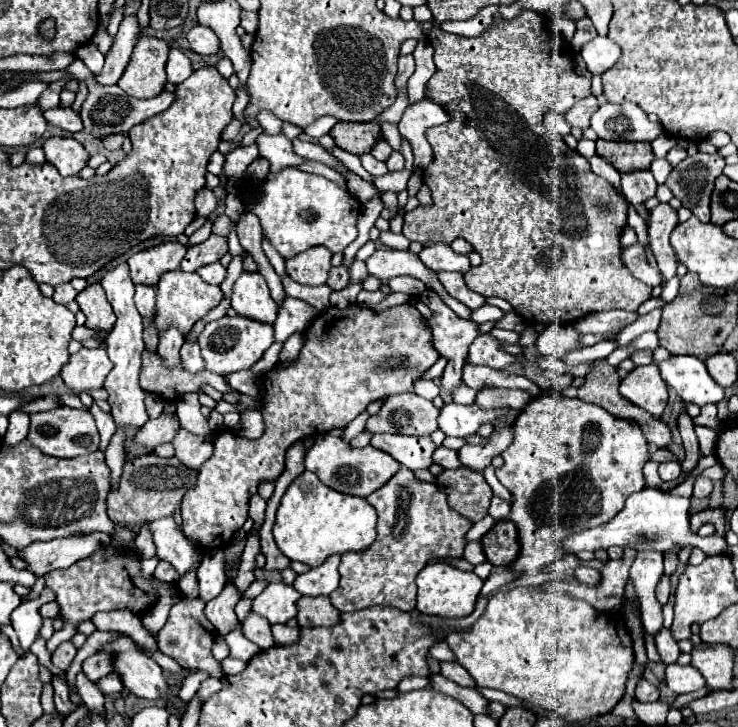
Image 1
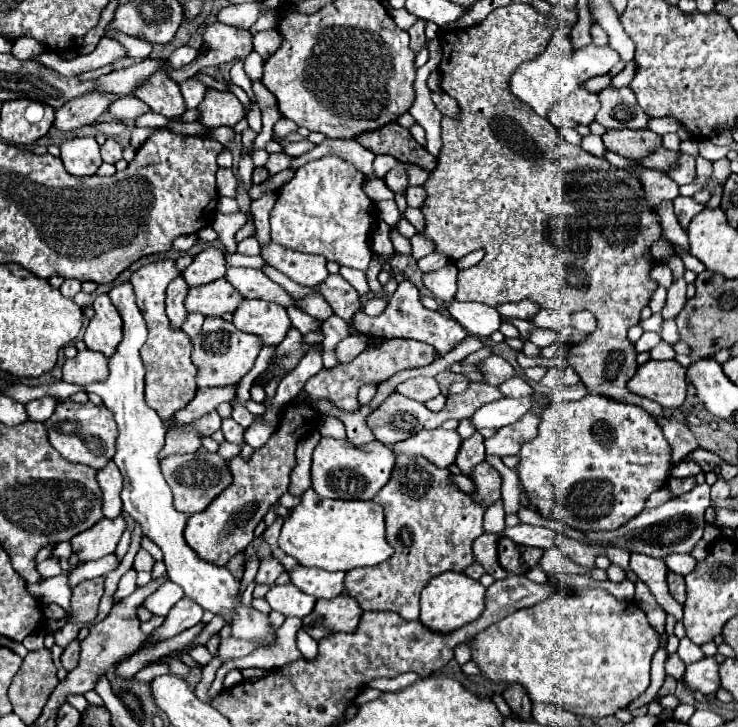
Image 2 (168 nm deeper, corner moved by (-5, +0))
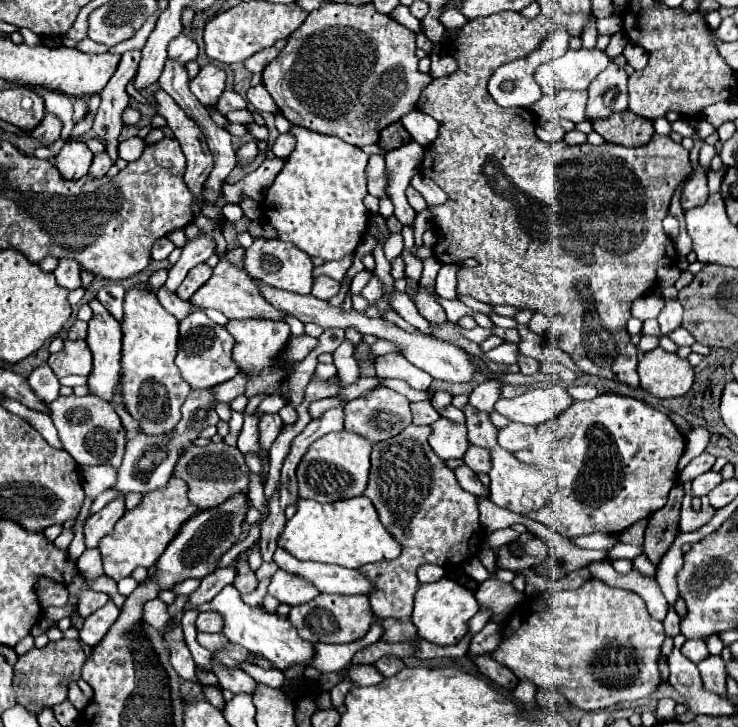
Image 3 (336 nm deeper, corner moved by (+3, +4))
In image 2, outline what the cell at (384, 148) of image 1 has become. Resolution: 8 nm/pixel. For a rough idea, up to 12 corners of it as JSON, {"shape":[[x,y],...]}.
{"shape":[[375,156],[375,176],[383,178],[399,160],[393,156]]}

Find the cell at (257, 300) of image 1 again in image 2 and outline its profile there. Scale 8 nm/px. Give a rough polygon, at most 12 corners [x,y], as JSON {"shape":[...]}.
{"shape":[[245,298],[233,314],[243,332],[279,344],[291,320],[275,302]]}

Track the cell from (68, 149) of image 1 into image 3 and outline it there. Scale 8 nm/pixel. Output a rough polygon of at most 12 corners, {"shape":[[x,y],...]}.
{"shape":[[67,140],[57,154],[65,180],[87,174],[93,154],[83,140]]}

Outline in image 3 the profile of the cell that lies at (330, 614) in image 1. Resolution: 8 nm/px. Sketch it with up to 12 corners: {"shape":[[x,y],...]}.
{"shape":[[319,594],[293,606],[309,642],[347,644],[373,622],[367,596]]}

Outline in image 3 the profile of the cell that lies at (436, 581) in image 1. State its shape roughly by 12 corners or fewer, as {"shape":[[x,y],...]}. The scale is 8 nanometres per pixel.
{"shape":[[421,584],[413,624],[433,644],[457,644],[477,614],[471,590]]}

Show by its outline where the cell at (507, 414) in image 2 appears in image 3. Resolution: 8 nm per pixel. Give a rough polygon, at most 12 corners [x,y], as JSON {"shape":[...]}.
{"shape":[[531,388],[499,398],[495,410],[513,422],[543,424],[575,400],[567,388]]}

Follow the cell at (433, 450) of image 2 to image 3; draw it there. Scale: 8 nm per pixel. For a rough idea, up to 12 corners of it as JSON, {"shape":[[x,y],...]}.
{"shape":[[439,418],[429,438],[441,460],[463,458],[465,424]]}

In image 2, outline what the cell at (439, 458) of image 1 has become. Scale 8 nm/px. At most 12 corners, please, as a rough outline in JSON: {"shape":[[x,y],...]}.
{"shape":[[483,436],[463,440],[455,464],[463,474],[485,460]]}

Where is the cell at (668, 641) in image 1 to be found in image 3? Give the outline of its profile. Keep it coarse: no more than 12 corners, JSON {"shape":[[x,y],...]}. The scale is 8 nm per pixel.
{"shape":[[687,640],[681,652],[695,664],[709,656],[705,640]]}

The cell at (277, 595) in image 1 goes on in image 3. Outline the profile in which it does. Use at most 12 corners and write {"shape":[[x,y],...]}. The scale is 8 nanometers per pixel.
{"shape":[[277,570],[269,594],[297,606],[319,590],[303,576]]}

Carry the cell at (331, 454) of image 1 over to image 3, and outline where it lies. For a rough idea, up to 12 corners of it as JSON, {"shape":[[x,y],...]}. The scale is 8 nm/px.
{"shape":[[329,432],[297,466],[299,498],[361,496],[367,438]]}

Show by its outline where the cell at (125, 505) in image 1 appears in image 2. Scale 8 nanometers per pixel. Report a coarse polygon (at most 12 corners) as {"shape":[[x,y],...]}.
{"shape":[[219,454],[163,458],[175,510],[205,510],[231,484]]}

